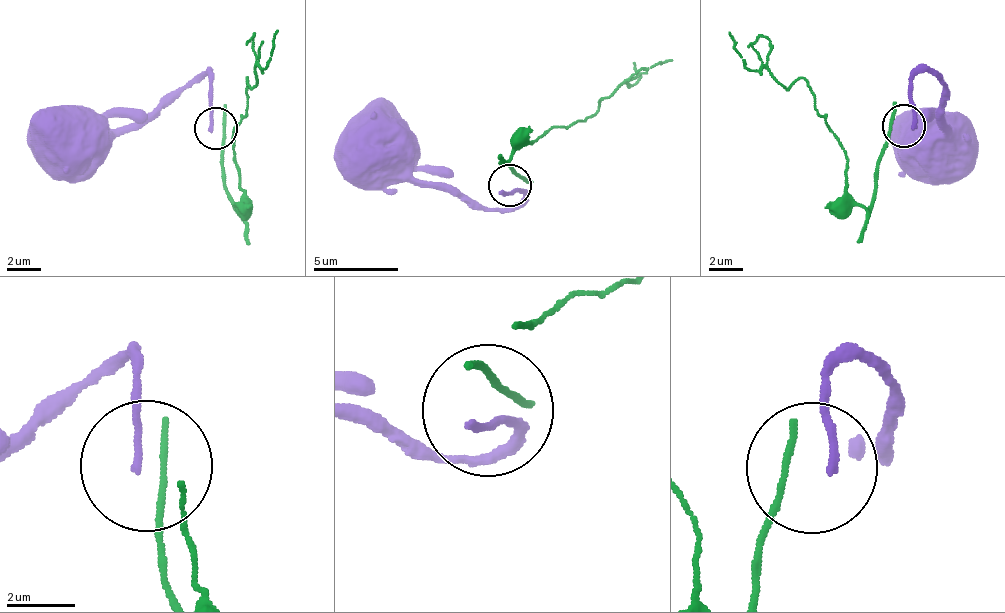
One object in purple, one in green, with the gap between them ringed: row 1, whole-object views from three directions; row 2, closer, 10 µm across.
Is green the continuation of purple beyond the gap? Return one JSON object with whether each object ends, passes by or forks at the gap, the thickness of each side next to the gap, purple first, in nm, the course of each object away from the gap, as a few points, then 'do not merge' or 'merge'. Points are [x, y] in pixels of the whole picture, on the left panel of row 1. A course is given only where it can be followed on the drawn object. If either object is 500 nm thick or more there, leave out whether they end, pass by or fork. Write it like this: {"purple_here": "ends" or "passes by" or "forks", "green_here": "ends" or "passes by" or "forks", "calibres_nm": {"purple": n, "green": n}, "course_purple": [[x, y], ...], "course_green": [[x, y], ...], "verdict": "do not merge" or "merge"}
{"purple_here": "ends", "green_here": "ends", "calibres_nm": {"purple": 240, "green": 240}, "course_purple": [[211, 129], [211, 82], [206, 75], [189, 79], [173, 97], [150, 113], [129, 122], [106, 139], [72, 143]], "course_green": [[222, 124], [224, 188], [241, 209], [231, 135], [248, 104], [246, 78], [253, 86], [277, 28]], "verdict": "do not merge"}

